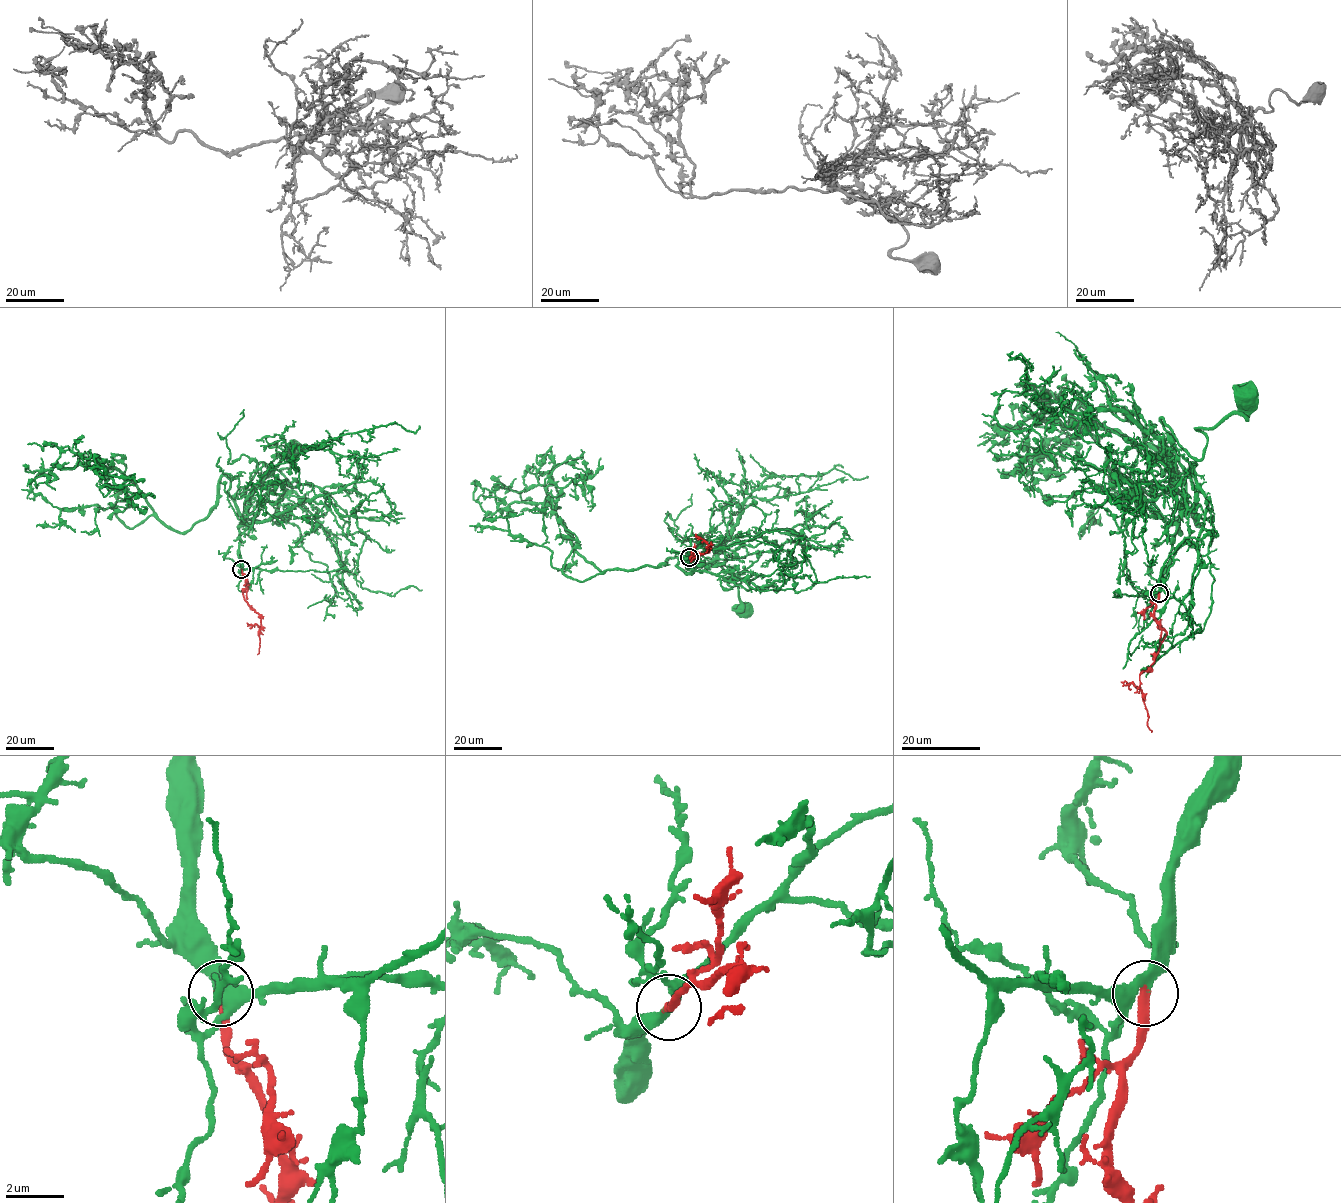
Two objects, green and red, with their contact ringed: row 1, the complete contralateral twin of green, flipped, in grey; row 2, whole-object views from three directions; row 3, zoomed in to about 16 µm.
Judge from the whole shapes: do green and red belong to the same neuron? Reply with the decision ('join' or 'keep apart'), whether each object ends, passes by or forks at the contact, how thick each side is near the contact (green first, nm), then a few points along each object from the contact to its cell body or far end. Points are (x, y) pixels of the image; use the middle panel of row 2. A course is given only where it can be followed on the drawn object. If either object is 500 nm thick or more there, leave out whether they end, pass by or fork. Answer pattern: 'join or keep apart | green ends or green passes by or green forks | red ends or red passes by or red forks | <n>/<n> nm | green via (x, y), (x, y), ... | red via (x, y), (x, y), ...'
join | green passes by | red ends | 240/300 nm | green via (689, 557), (687, 568), (691, 574), (709, 558), (734, 574), (741, 581), (729, 584), (738, 587), (744, 609) | red via (689, 557), (694, 554), (691, 561), (705, 553), (709, 545), (705, 552)

